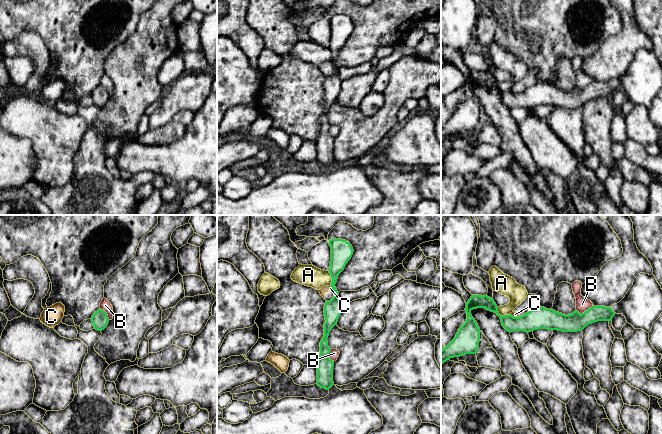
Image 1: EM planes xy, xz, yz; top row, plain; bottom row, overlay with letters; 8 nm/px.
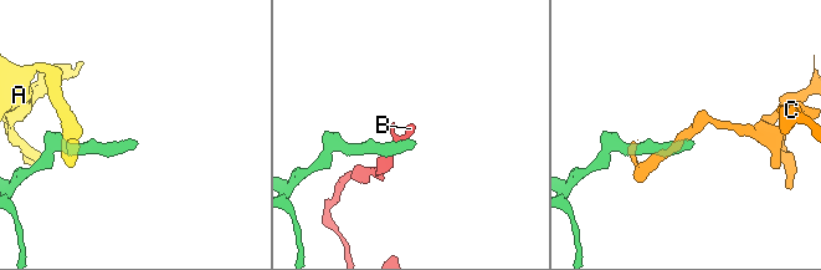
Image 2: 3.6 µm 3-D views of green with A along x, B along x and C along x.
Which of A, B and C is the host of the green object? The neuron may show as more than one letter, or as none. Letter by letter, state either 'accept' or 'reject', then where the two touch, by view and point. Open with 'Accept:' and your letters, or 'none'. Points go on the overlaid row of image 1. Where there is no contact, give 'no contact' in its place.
Accept: none
A: reject; meets green in yz at (501, 315)
B: reject; meets green in yz at (585, 311)
C: reject; meets green in xz at (332, 289)

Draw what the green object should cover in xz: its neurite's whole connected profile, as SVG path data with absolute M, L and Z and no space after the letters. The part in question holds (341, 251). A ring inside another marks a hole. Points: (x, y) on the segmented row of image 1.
M343 239L329 240L331 247L331 261L329 273L332 278L331 287L333 298L326 301L324 306L324 336L320 342L320 356L317 367L317 385L329 391L329 394L320 399L305 397L284 397L263 411L253 413L243 423L231 424L223 418L217 418L217 434L369 434L383 425L382 416L368 401L364 390L356 387L353 390L340 390L333 382L334 361L329 358L331 348L328 346L328 336L332 328L337 325L341 315L339 292L335 284L339 274L353 255L352 245Z

